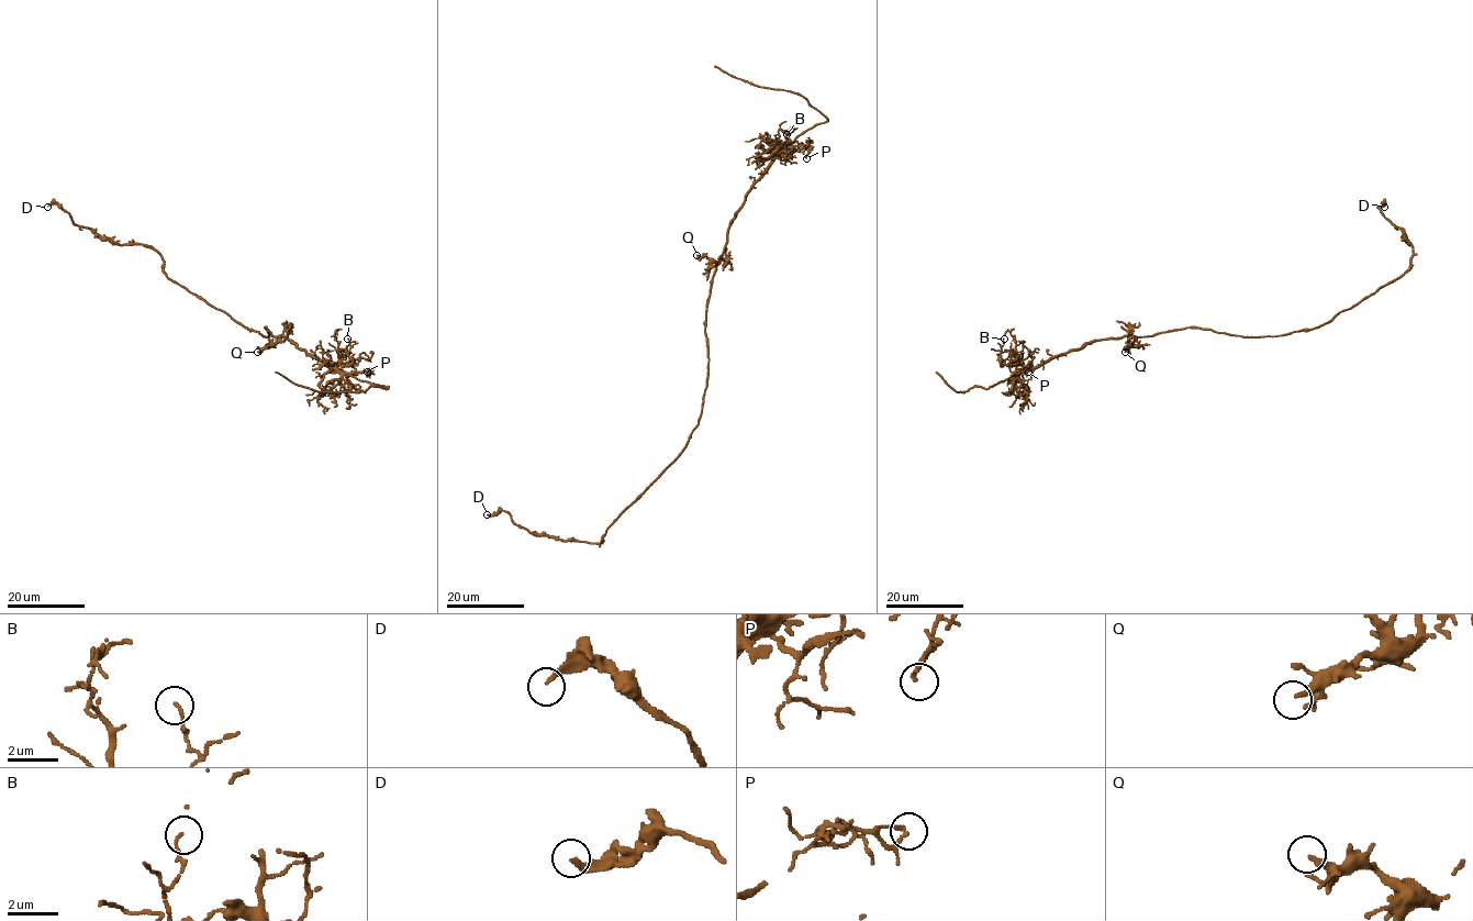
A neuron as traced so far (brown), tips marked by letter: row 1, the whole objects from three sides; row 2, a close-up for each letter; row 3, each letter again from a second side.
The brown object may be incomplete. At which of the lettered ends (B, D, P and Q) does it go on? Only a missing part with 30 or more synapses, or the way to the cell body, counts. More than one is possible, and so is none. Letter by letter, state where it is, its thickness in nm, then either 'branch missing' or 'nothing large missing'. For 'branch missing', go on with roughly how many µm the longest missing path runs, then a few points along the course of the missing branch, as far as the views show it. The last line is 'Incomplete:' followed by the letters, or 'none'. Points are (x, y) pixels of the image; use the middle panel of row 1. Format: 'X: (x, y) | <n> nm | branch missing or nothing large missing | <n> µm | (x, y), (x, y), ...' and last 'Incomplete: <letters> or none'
B: (787, 134) | 110 nm | nothing large missing
D: (487, 514) | 190 nm | nothing large missing
P: (806, 158) | 120 nm | nothing large missing
Q: (696, 255) | 220 nm | nothing large missing
Incomplete: none

